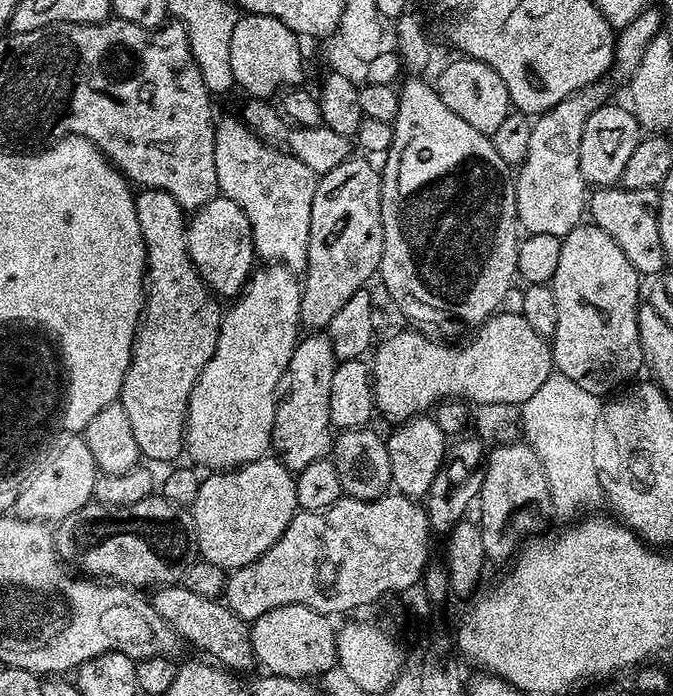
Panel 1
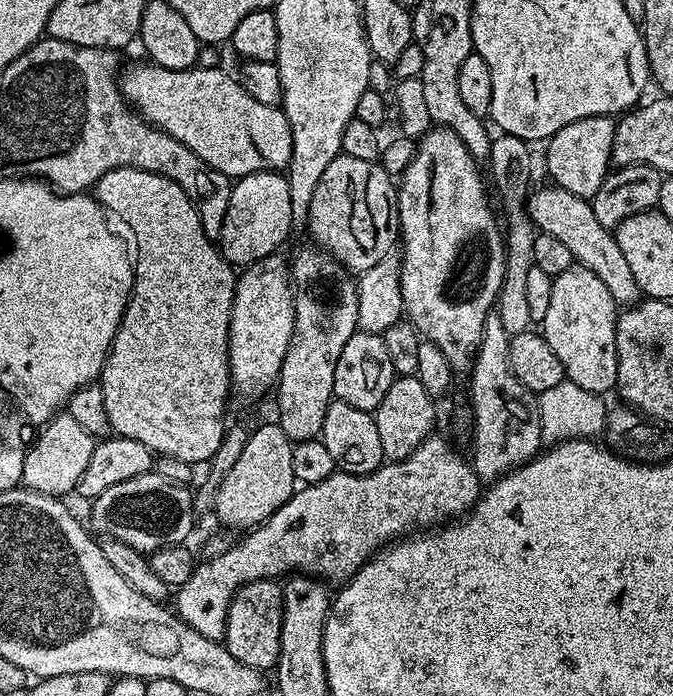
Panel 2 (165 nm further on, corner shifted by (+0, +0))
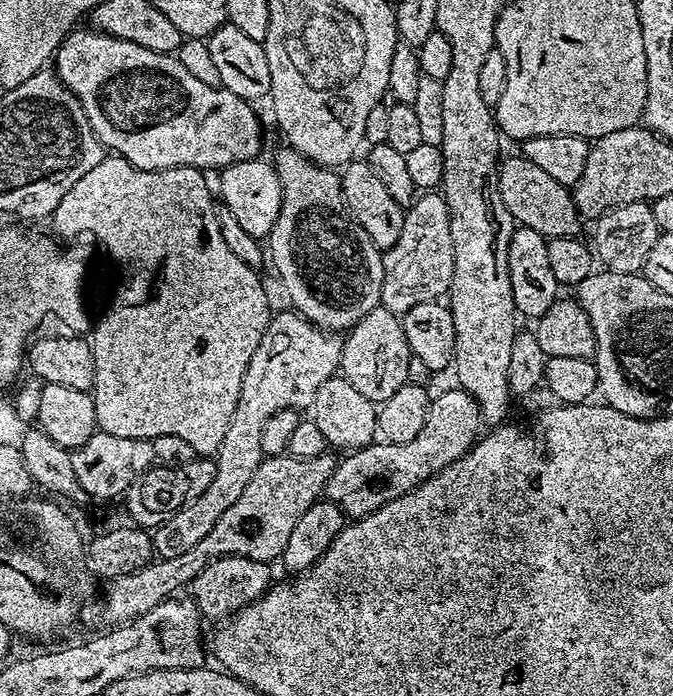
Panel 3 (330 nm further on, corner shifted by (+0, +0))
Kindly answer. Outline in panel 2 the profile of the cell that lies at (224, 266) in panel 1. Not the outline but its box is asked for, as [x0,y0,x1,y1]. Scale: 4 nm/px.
[218,171,293,266]

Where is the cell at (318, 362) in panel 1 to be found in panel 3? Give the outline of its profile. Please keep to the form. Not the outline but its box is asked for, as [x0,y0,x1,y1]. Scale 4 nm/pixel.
[266,147,381,333]

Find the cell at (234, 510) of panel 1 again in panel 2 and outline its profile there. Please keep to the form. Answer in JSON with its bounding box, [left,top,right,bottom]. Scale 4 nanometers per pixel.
[214,423,298,530]

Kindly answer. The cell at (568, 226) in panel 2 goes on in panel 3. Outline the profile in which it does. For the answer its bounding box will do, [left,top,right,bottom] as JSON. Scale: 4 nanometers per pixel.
[498,154,582,237]

